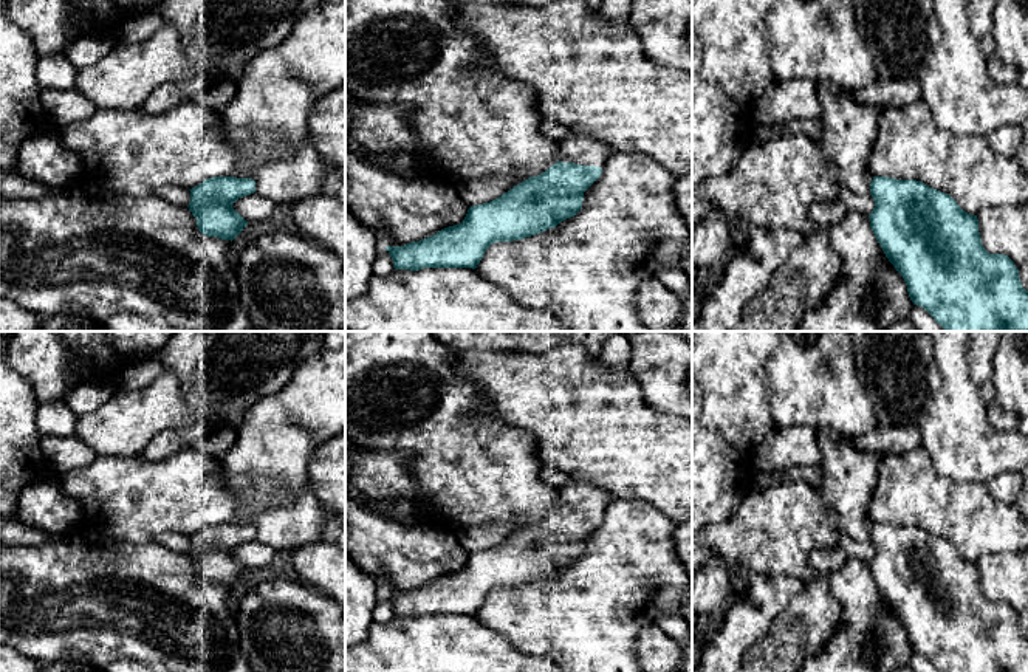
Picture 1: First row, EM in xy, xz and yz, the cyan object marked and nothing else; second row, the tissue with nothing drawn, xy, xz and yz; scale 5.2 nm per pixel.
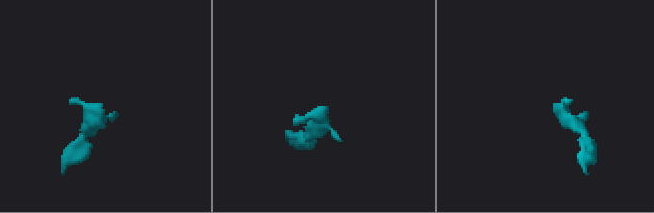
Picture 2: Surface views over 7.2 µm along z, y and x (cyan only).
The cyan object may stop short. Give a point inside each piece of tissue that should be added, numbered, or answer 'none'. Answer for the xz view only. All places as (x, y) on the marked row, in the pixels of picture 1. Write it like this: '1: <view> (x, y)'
1: xz (578, 149)

